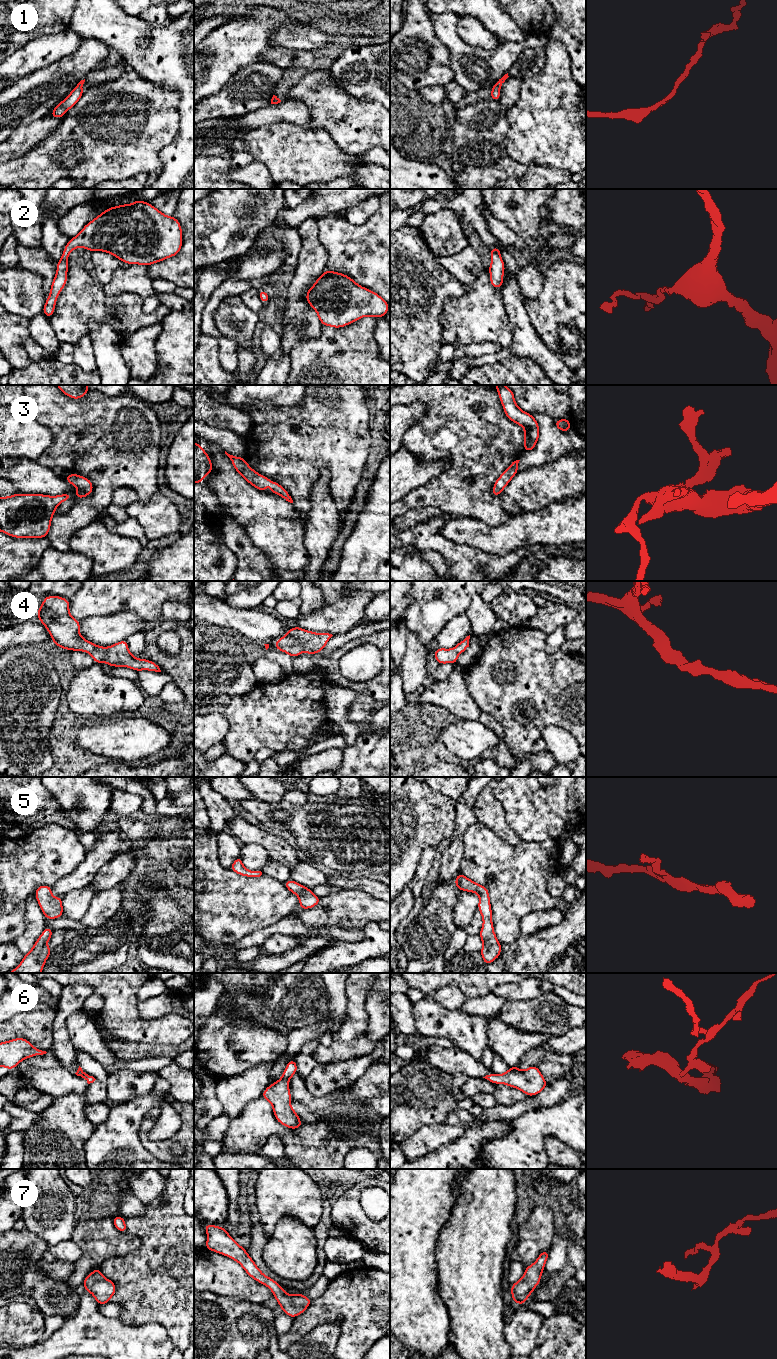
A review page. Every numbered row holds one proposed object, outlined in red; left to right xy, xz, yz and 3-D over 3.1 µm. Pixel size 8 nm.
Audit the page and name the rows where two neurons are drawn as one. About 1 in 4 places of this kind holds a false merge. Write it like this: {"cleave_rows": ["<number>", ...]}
{"cleave_rows": []}

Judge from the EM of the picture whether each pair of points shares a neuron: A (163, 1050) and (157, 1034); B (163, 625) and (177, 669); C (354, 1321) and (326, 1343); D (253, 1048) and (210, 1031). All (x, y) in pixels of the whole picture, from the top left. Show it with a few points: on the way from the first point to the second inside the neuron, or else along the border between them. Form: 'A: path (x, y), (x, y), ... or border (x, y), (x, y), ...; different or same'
A: border (138, 1041), (177, 1046); different
B: path (153, 637), (153, 648), (165, 660); same
C: border (318, 1325), (338, 1326), (336, 1348); different
D: path (242, 1045), (239, 1045), (233, 1039), (221, 1038); same

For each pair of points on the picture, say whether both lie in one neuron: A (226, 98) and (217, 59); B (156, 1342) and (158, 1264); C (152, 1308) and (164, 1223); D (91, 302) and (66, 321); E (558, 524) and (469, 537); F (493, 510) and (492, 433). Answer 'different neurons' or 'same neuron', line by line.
A: different neurons
B: different neurons
C: same neuron
D: same neuron
E: same neuron
F: same neuron

